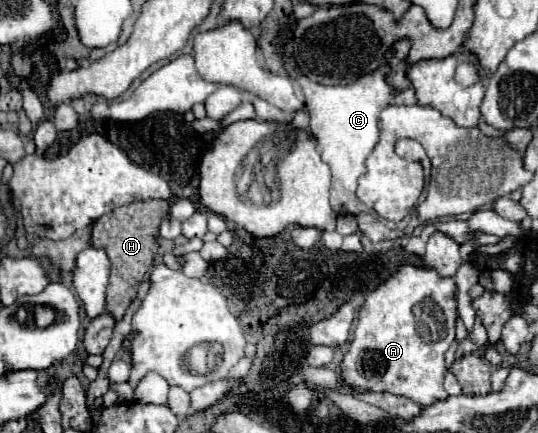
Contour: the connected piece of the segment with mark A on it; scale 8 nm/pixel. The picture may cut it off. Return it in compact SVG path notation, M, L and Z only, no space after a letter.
M403 265L383 285L371 291L359 309L359 321L347 355L339 365L341 383L357 391L387 391L407 397L419 405L431 405L443 391L443 377L447 373L445 351L455 339L455 281L437 275L433 269Z

